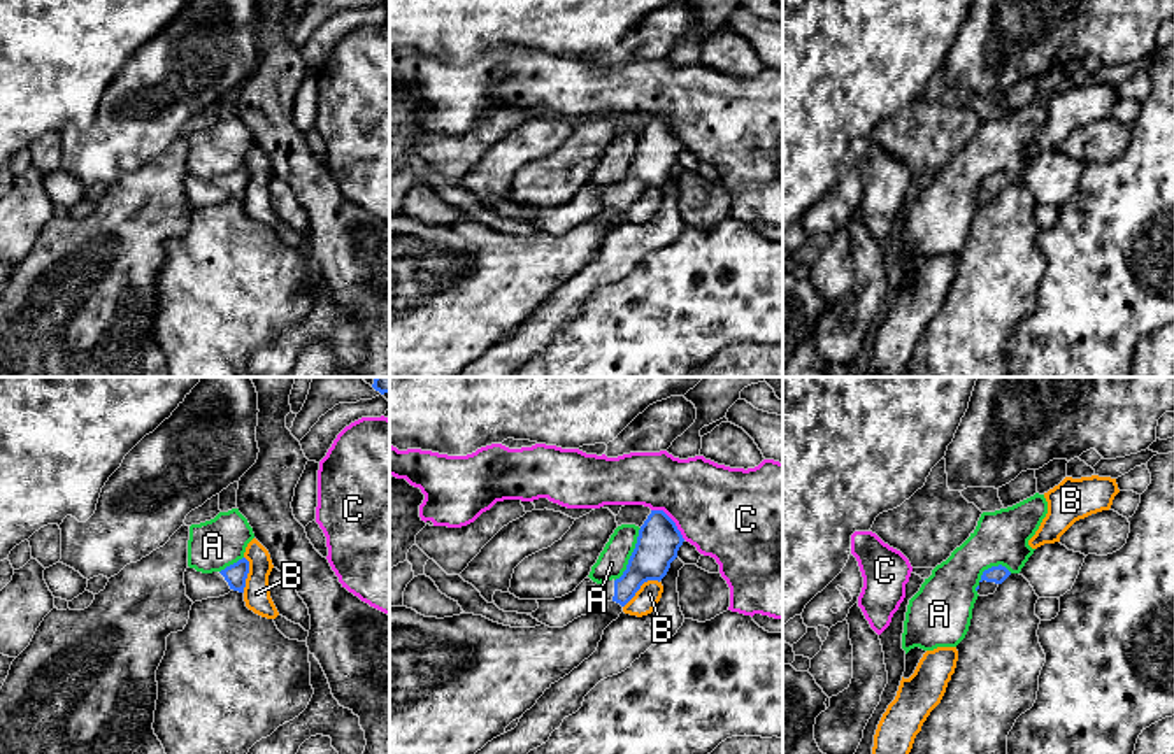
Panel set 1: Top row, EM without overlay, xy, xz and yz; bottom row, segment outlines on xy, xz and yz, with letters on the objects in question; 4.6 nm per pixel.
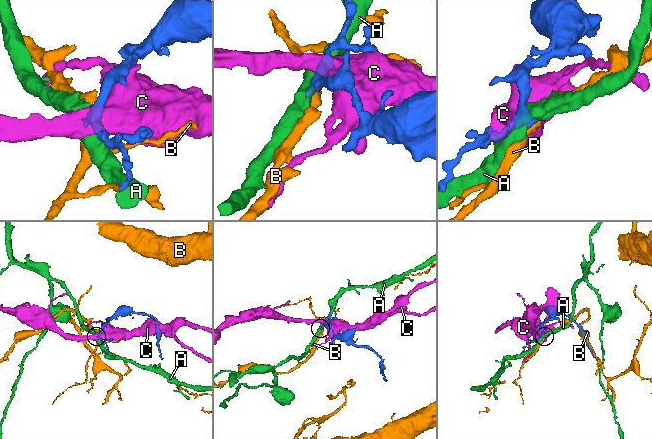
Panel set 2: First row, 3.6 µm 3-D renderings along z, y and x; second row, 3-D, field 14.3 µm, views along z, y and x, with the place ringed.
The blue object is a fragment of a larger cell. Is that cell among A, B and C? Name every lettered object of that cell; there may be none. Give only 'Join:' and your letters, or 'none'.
Join: none

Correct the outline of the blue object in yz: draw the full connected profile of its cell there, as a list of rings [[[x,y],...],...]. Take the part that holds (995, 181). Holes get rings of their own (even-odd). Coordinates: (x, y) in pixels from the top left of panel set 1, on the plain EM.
[[[999,172],[983,179],[979,193],[976,195],[979,203],[988,203],[997,198],[997,195],[1011,182],[1011,179]]]

